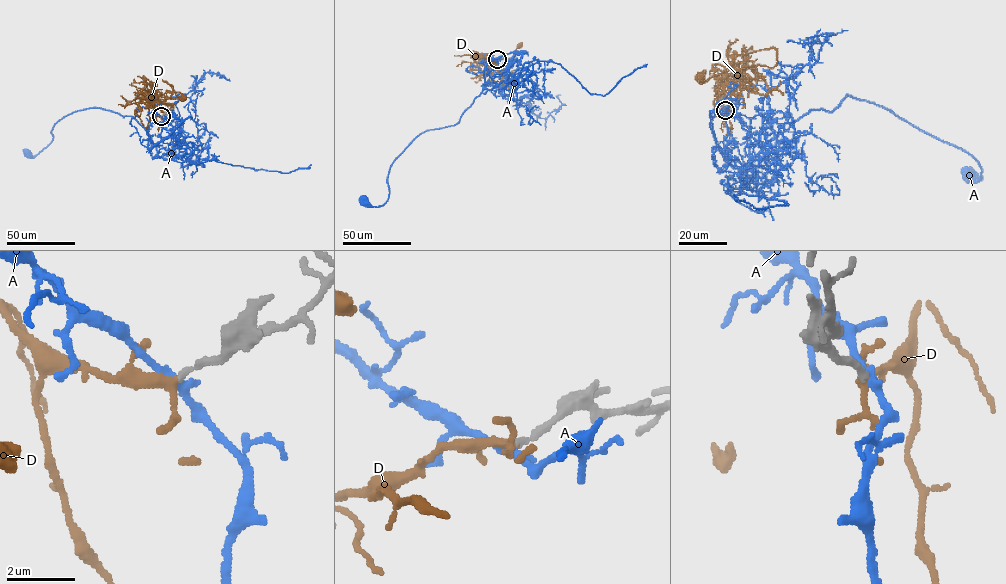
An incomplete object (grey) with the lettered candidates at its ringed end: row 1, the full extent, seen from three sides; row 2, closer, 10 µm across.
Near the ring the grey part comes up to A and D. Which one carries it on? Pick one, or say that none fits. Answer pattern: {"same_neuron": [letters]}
{"same_neuron": ["D"]}

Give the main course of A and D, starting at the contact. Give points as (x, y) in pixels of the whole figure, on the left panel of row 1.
A: (161, 116), (161, 140), (150, 149), (133, 118), (90, 107), (64, 116), (52, 141), (27, 153)
D: (161, 116), (154, 113), (149, 97), (170, 96), (166, 90), (172, 87), (162, 80), (183, 97)

